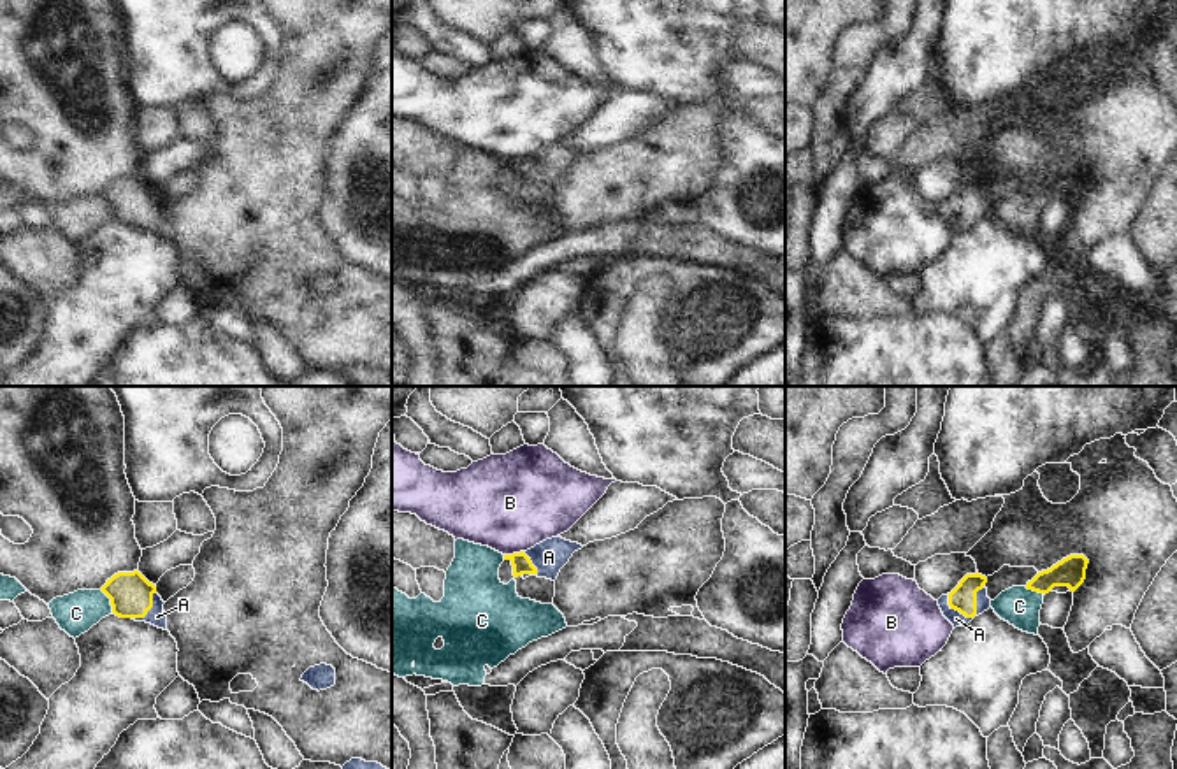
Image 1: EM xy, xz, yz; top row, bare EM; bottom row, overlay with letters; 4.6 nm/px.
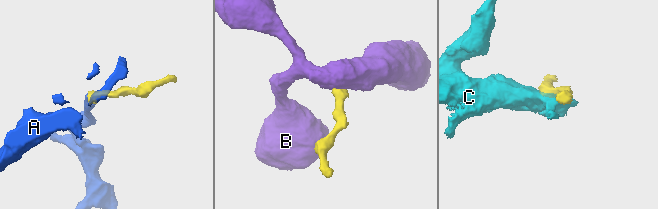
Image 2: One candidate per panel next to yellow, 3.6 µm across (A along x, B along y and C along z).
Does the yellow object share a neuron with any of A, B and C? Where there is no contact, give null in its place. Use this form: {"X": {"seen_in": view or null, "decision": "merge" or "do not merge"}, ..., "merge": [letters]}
{"A": {"seen_in": "yz", "decision": "merge"}, "B": {"seen_in": "xz", "decision": "do not merge"}, "C": {"seen_in": "xy", "decision": "do not merge"}, "merge": ["A"]}

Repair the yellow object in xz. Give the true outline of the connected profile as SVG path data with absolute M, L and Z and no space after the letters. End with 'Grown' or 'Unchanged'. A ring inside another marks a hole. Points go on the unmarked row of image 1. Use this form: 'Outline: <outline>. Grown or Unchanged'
Outline: M557 142L536 151L527 158L504 162L504 167L511 169L515 184L522 183L525 186L529 183L538 183L555 188L573 160L581 155L581 151Z. Grown

